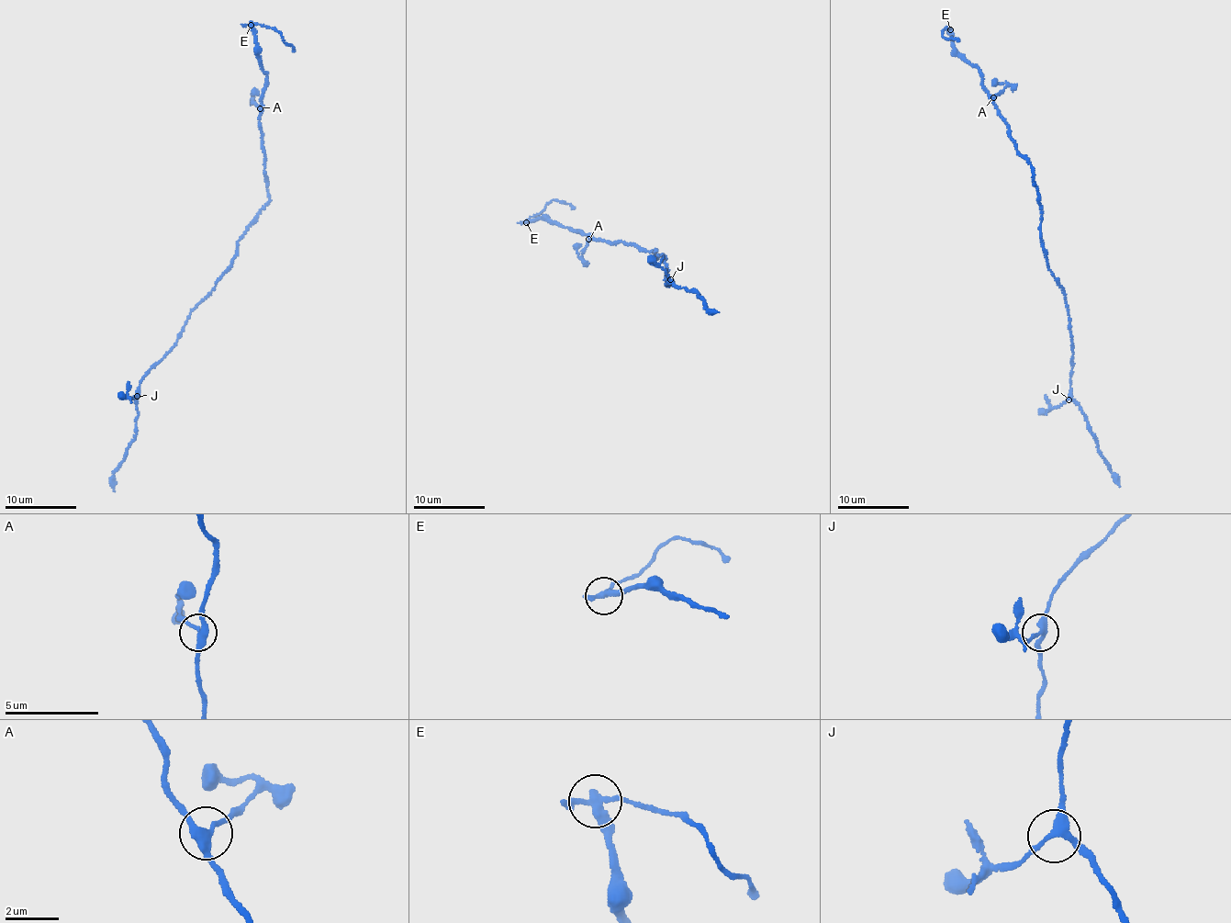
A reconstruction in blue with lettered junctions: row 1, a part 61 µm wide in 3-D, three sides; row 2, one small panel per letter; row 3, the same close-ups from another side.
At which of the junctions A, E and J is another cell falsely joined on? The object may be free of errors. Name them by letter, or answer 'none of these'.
E

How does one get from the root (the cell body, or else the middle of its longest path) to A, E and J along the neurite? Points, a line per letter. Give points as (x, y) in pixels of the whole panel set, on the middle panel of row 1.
A: (655, 258), (655, 250), (652, 253), (632, 243), (628, 245), (621, 242), (613, 244), (588, 239)
E: (655, 258), (655, 250), (652, 253), (632, 243), (595, 241), (543, 218), (527, 222)
J: (655, 258), (666, 255), (665, 278), (673, 282), (668, 286), (670, 279)

